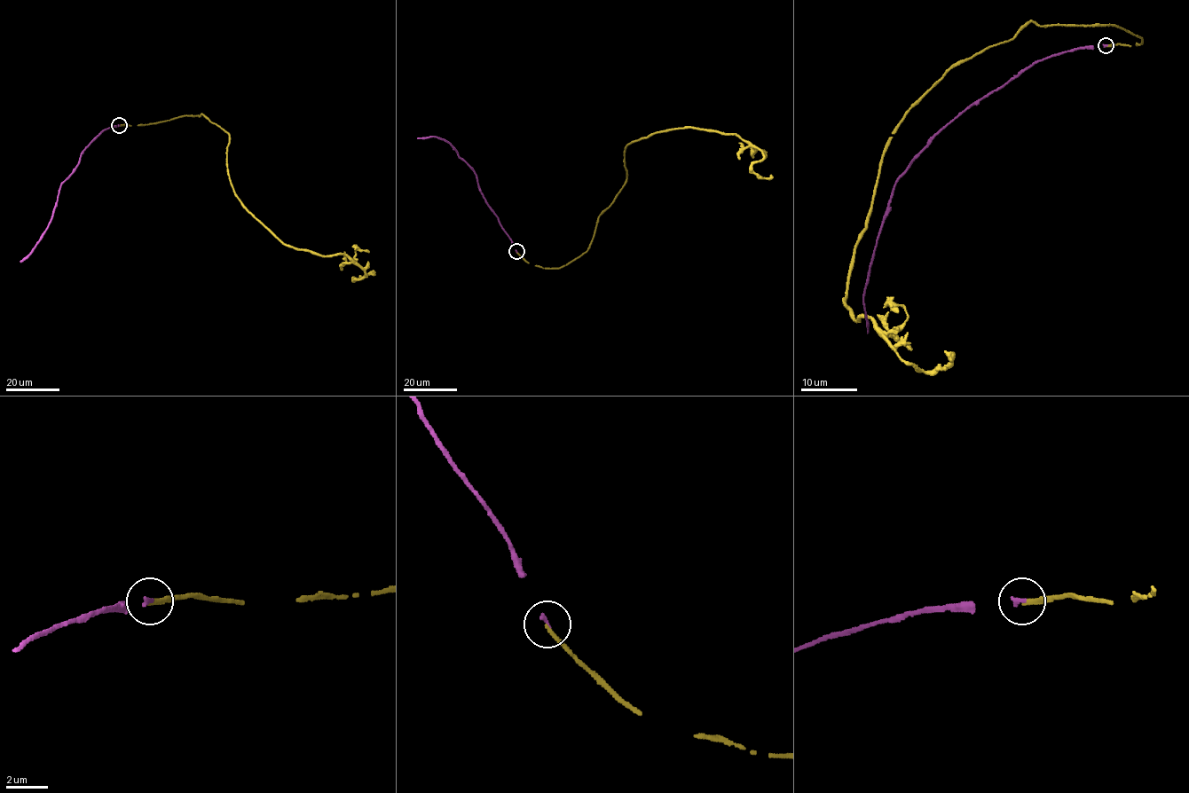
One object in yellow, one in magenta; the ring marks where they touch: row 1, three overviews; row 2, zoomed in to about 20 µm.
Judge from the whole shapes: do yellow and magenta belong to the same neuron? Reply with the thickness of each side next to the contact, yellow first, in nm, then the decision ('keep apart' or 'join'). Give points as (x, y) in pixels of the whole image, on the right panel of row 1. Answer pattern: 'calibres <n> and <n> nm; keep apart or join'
calibres 160 and 170 nm; join

